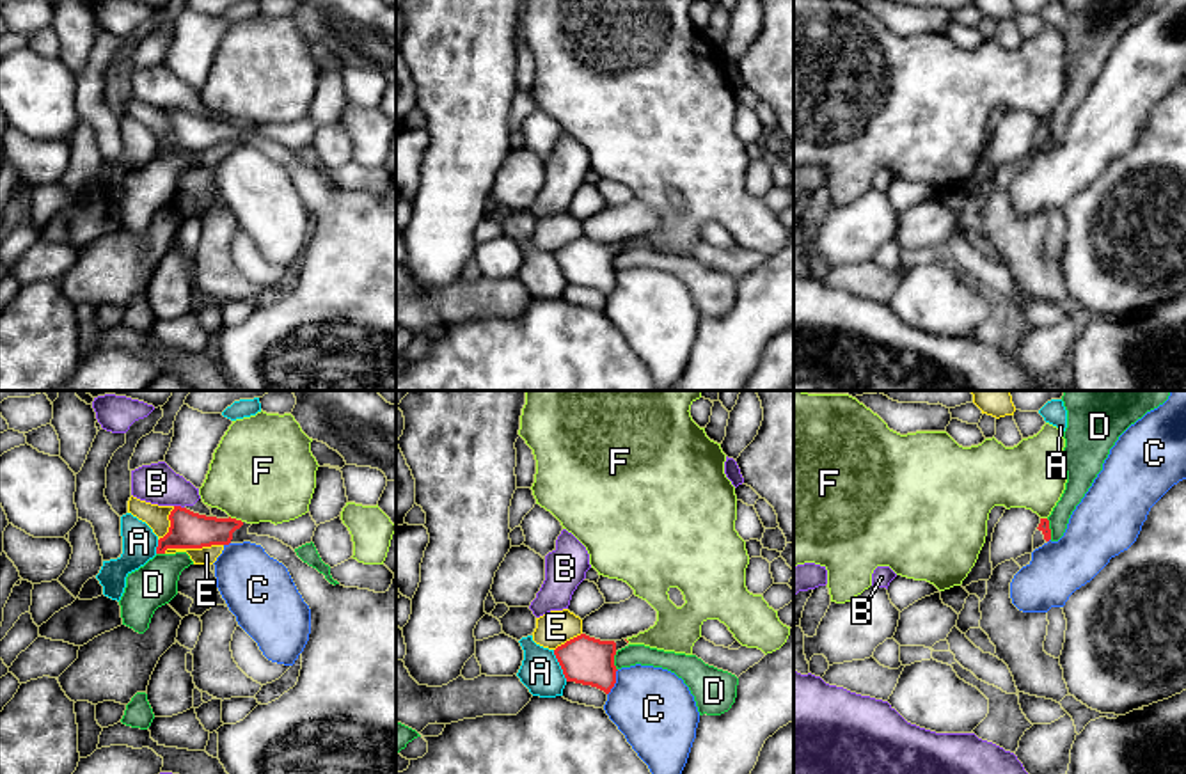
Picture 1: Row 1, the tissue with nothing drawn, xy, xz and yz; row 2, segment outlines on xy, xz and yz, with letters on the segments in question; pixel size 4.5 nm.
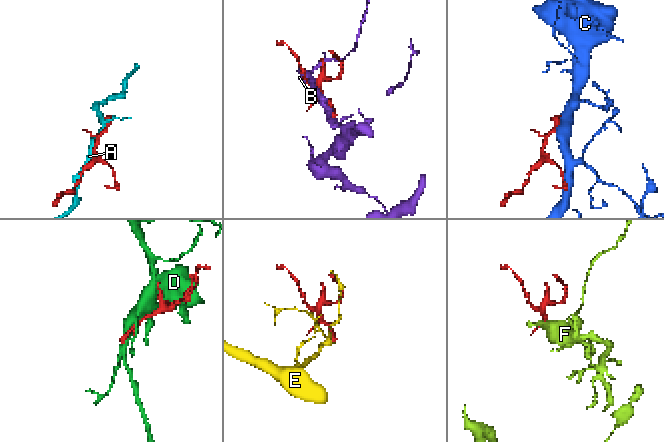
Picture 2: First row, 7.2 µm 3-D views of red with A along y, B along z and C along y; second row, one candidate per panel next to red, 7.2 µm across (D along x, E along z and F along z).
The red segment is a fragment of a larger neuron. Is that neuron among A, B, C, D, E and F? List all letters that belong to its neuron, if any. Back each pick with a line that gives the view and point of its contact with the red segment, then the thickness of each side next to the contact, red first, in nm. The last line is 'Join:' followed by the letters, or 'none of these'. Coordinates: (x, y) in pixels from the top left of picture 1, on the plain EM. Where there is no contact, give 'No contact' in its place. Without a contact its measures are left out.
Join: none of these

